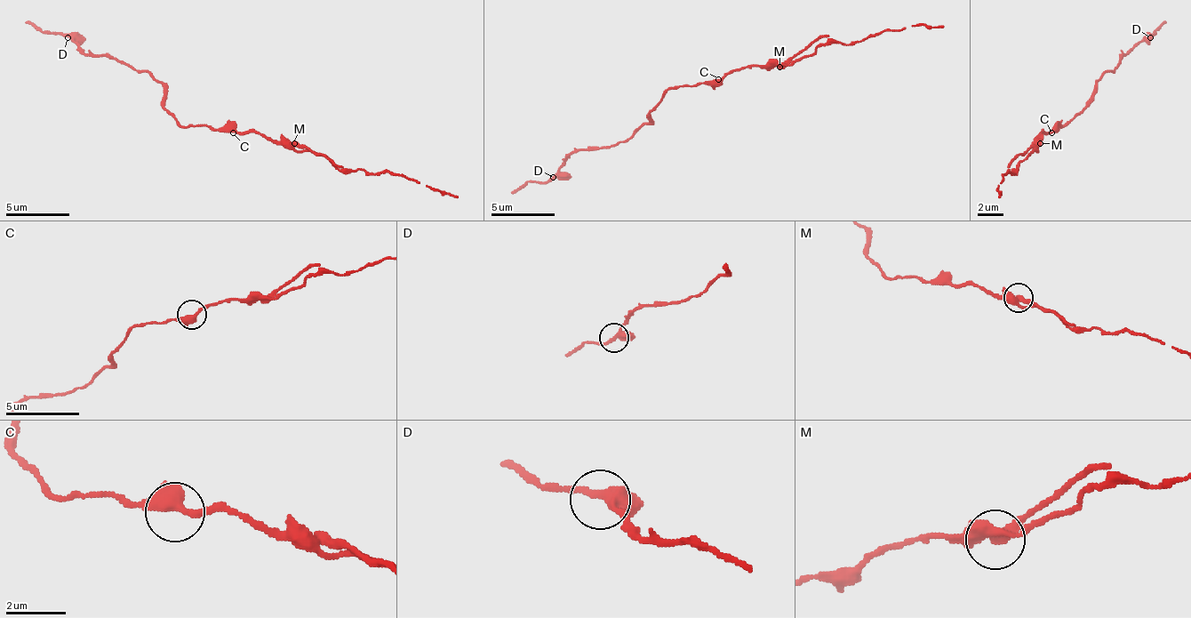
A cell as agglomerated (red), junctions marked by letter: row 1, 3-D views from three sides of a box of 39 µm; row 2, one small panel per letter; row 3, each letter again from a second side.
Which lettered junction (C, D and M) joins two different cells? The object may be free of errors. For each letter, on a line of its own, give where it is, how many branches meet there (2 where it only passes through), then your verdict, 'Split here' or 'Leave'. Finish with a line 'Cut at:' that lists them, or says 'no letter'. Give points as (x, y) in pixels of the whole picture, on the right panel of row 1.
C: Place: (1051, 132). Branches: 3. Leave
D: Place: (1150, 37). Branches: 3. Leave
M: Place: (1040, 143). Branches: 3. Split here
Cut at: M

